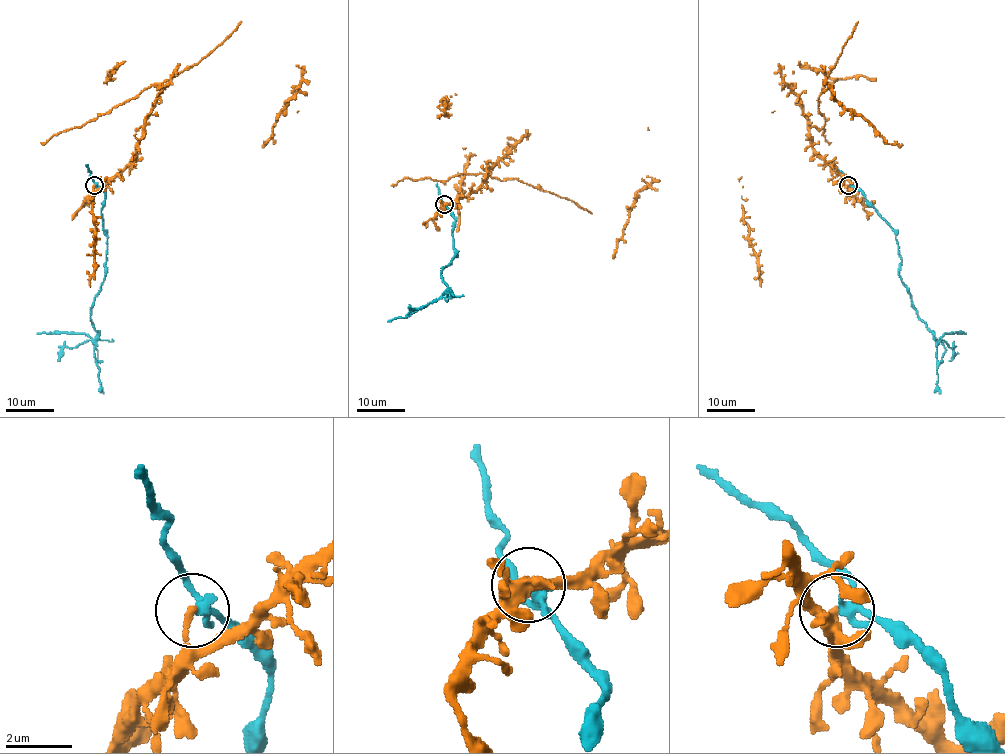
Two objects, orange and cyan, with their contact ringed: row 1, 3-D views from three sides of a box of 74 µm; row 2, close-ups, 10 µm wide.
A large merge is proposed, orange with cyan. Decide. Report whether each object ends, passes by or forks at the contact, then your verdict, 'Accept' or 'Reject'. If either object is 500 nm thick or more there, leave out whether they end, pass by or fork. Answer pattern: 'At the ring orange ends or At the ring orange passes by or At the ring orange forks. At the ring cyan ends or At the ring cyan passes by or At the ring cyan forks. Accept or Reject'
At the ring orange ends. At the ring cyan passes by. Reject

